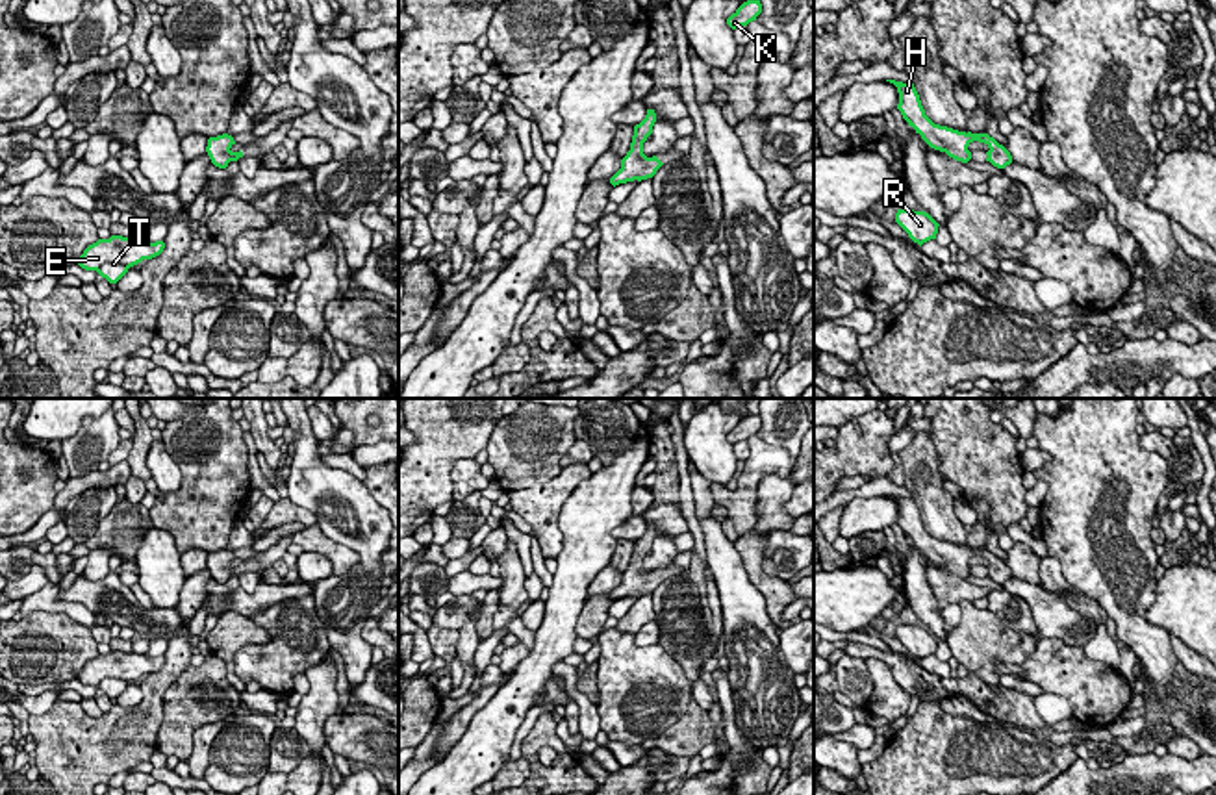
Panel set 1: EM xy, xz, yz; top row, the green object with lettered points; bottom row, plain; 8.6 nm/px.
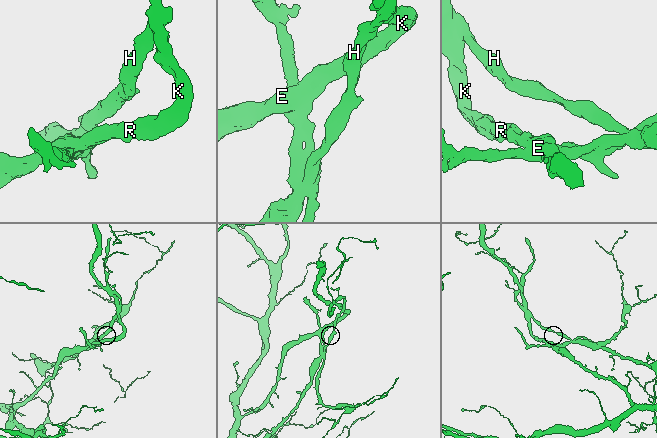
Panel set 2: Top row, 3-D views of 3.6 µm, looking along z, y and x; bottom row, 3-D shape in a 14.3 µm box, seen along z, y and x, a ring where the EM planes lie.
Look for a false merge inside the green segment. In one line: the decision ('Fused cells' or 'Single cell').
Fused cells

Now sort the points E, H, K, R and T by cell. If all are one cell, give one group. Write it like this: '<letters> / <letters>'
E H K R / T

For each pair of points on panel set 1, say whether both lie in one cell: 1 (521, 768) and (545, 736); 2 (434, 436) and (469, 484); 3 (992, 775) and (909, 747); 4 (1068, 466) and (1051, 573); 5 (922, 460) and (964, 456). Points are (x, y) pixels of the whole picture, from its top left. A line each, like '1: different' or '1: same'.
1: different
2: different
3: same
4: different
5: different

